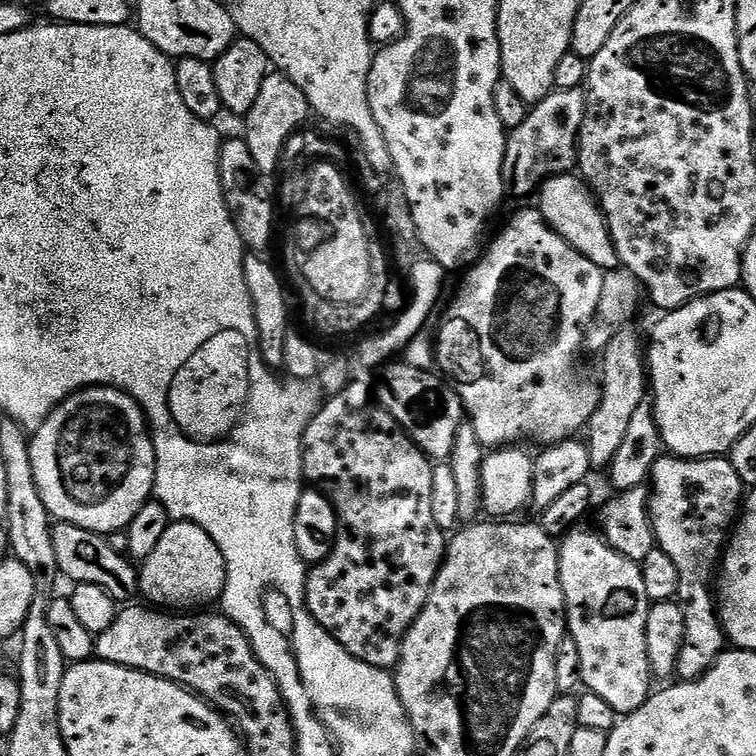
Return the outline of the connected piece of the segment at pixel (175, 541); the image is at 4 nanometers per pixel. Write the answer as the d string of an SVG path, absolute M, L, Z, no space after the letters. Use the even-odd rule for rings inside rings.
M189 520L169 523L166 534L162 534L158 546L154 546L154 554L142 561L139 573L140 592L148 599L145 601L164 610L200 610L215 605L226 586L226 562L222 558L222 550L218 550L214 538L210 538L202 526L191 524Z

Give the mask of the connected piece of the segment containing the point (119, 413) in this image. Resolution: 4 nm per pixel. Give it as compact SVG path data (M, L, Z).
M97 386L94 388L83 388L80 392L66 397L52 413L42 422L40 428L35 429L30 440L30 462L34 466L34 482L38 482L38 494L42 494L42 502L46 506L49 516L53 521L61 524L73 524L82 530L107 534L110 532L123 532L128 527L128 523L135 518L138 510L146 501L153 499L156 486L156 455L154 454L154 442L152 433L148 427L148 420L144 416L144 411L140 408L140 403L133 396L128 396L125 392L120 392L117 388L106 388Z

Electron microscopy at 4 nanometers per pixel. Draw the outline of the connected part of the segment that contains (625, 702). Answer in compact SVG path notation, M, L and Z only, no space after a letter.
M584 526L577 527L558 544L566 628L574 638L578 654L582 658L580 679L583 687L598 694L598 698L606 698L606 702L614 706L616 713L627 714L646 703L654 688L650 658L646 654L646 618L650 601L646 585L642 583L639 563L618 554L618 550L611 548L603 536L592 532L587 532Z

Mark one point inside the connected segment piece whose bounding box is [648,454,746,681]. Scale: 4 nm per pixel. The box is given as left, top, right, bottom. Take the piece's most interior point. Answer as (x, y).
(693, 504)

